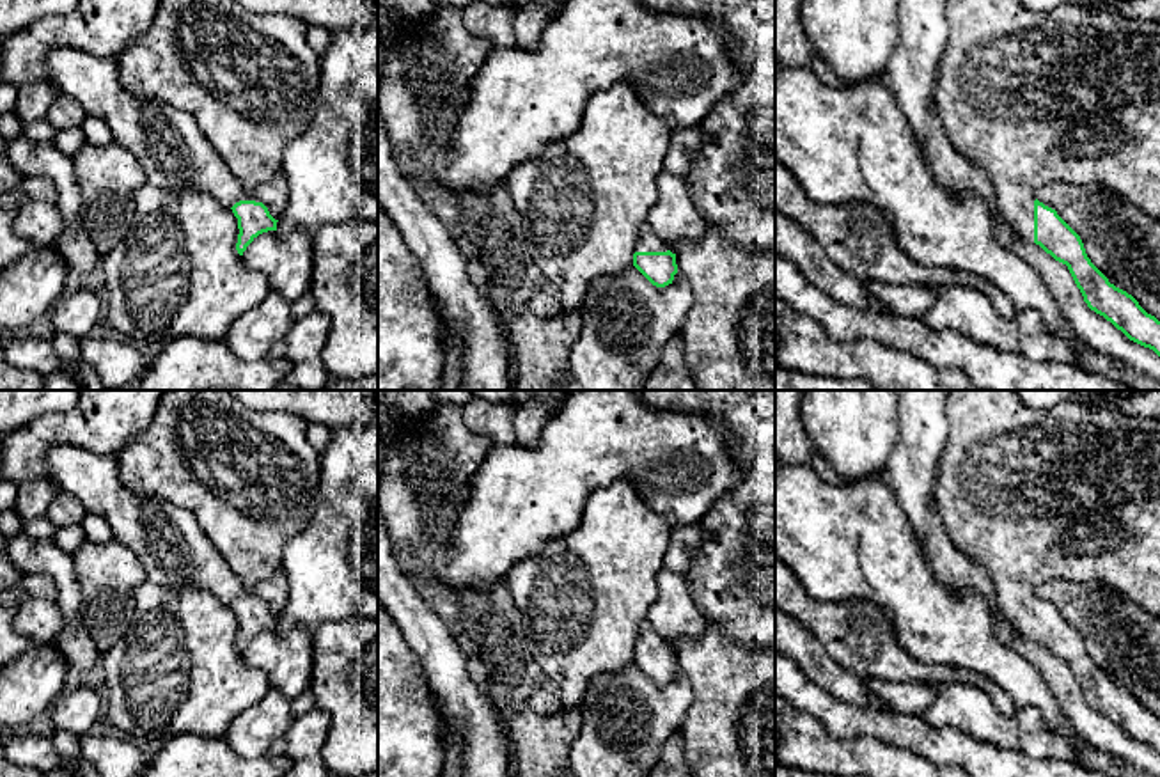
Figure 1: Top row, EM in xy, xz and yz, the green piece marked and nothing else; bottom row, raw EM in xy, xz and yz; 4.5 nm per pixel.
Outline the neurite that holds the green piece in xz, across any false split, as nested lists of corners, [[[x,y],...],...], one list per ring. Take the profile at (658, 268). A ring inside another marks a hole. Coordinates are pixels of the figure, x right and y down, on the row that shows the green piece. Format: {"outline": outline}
{"outline": [[[644,222],[637,234],[633,266],[656,287],[672,284],[678,273],[676,254]]]}

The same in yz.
{"outline": [[[947,0],[945,16],[949,23],[949,37],[938,67],[935,101],[940,108],[944,128],[952,147],[984,170],[988,181],[993,184],[993,193],[1004,218],[1023,238],[1034,241],[1055,261],[1068,266],[1087,307],[1110,321],[1130,341],[1153,349],[1160,357],[1160,321],[1148,314],[1132,294],[1110,284],[1087,257],[1080,236],[1057,215],[1055,209],[1036,199],[1036,190],[1043,184],[1100,183],[1132,202],[1135,208],[1142,209],[1146,215],[1160,220],[1160,21],[1128,18],[1112,5],[1078,5],[1073,2],[1059,4],[1048,12],[1034,12],[1027,11],[1018,0]]]}

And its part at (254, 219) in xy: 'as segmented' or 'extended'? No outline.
extended

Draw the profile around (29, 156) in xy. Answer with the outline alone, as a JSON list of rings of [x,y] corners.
[[[27,135],[7,140],[7,158],[25,177],[46,176],[55,183],[57,204],[66,222],[57,247],[67,266],[80,277],[96,268],[103,255],[80,227],[80,186],[73,170],[73,158],[66,156],[51,140],[37,142]]]

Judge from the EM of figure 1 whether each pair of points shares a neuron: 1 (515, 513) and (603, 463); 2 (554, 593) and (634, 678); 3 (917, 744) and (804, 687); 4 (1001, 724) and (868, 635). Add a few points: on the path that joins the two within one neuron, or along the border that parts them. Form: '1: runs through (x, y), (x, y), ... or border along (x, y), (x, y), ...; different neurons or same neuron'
1: runs through (536, 494), (568, 463), (582, 463); same neuron
2: border along (632, 662), (621, 671), (600, 673), (587, 689); different neurons
3: runs through (889, 726), (871, 721), (843, 721), (832, 714); same neuron
4: border along (939, 685), (969, 683), (981, 690); different neurons

